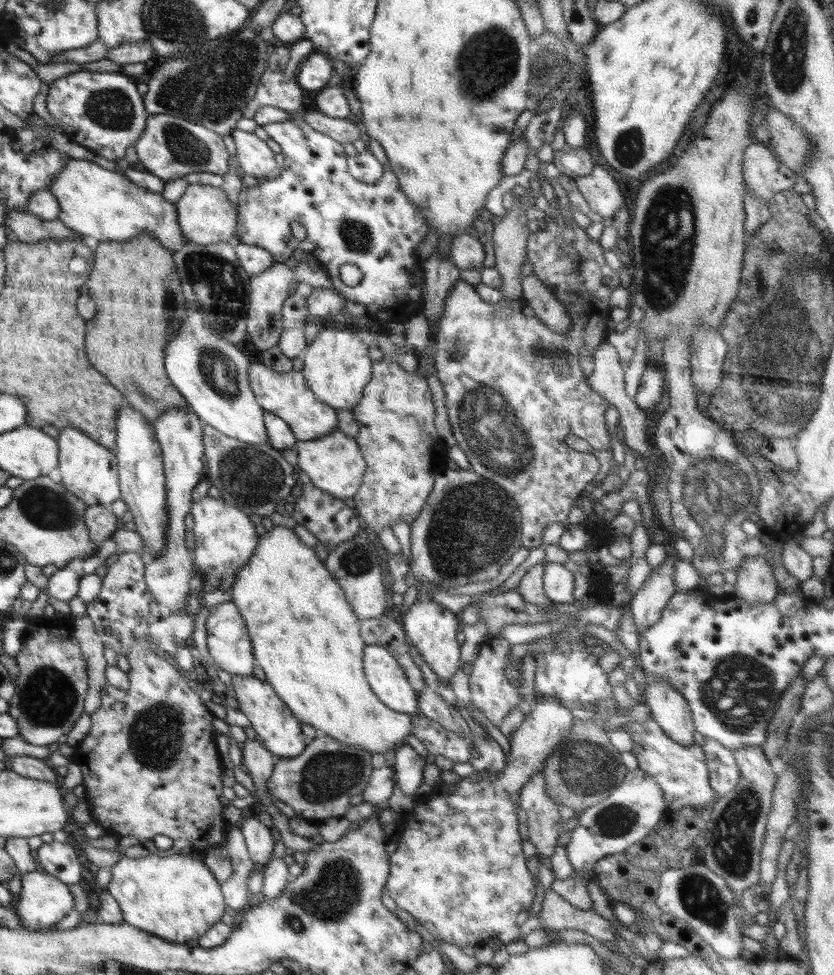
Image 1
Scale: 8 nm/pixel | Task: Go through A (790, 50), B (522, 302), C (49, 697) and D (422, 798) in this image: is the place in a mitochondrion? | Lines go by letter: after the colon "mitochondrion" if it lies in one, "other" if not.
A: mitochondrion
B: other
C: mitochondrion
D: other

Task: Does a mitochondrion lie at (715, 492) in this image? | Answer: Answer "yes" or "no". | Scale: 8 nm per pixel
yes

